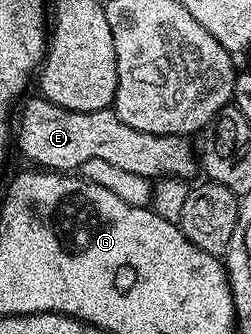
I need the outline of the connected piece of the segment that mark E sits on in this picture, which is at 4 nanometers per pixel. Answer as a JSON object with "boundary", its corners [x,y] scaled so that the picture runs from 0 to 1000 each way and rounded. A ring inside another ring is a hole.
{"boundary":[[[163,287],[116,293],[84,308],[64,341],[64,449],[72,437],[76,455],[120,482],[108,488],[171,512],[311,515],[359,479],[414,479],[418,488],[478,503],[486,515],[518,515],[526,527],[594,539],[757,539],[773,518],[793,518],[797,488],[753,410],[717,401],[622,407],[590,395],[542,395],[542,383],[510,383],[494,359],[466,353],[450,326],[287,335]]]}

